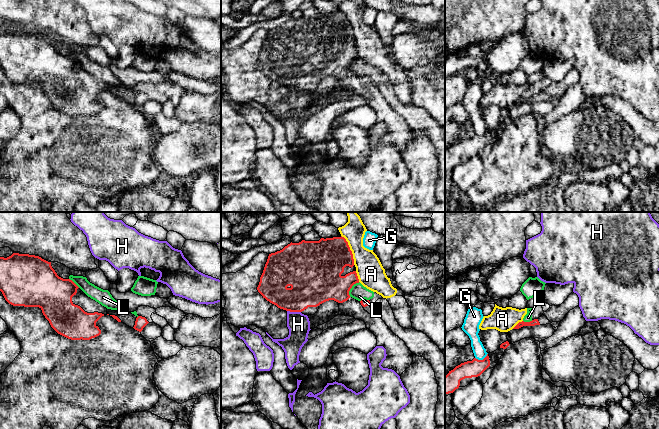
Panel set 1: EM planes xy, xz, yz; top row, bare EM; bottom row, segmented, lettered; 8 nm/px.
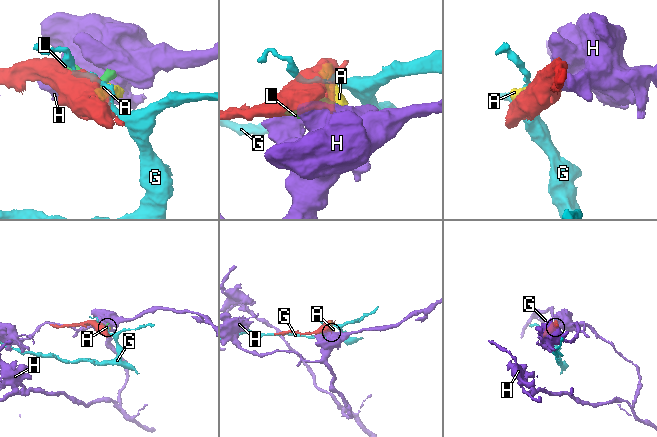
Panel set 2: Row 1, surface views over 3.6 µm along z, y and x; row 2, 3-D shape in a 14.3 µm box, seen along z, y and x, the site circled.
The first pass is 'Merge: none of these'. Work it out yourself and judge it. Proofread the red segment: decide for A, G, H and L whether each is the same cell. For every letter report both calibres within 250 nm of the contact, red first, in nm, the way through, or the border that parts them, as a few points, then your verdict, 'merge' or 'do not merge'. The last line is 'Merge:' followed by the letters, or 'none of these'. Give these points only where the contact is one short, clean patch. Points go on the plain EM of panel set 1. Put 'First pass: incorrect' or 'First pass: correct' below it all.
A: 360/220 nm | do not merge
G: 140/100 nm | along yz (487, 129), (482, 135), (475, 134) | do not merge
H: 340/180 nm | along xz (287, 86), (300, 88) | do not merge
L: 320/120 nm | do not merge
Merge: none of these
First pass: correct

